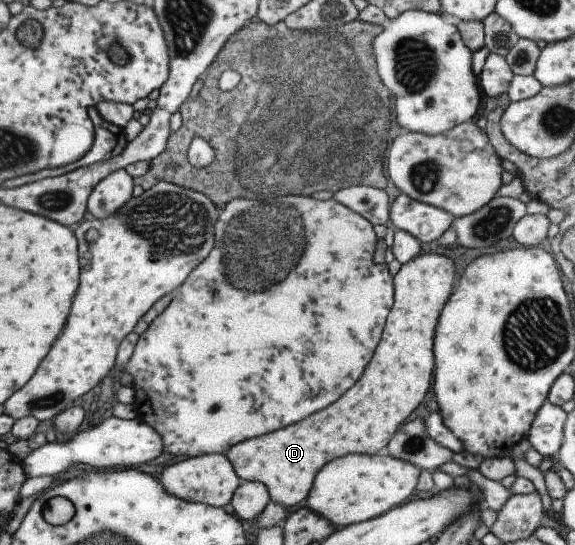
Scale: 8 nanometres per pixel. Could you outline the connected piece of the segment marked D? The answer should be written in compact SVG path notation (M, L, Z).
M440 254L418 255L401 264L393 279L393 302L386 316L380 341L374 349L368 365L364 367L356 383L340 395L326 409L308 415L288 427L264 433L236 443L228 448L225 456L240 480L256 481L266 487L269 501L282 507L296 507L308 495L312 482L319 469L333 459L348 454L366 453L374 455L383 452L396 428L424 399L433 374L433 337L437 317L442 306L450 295L454 280L454 264L452 259Z

